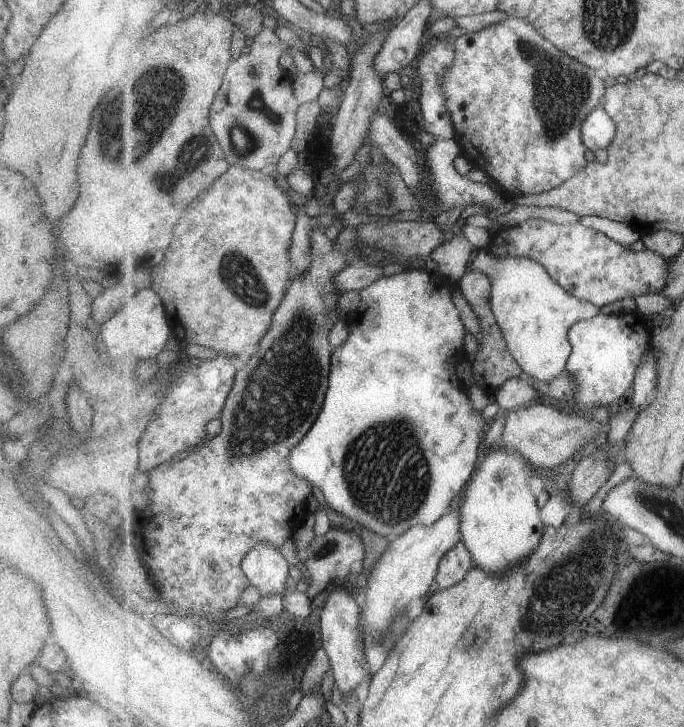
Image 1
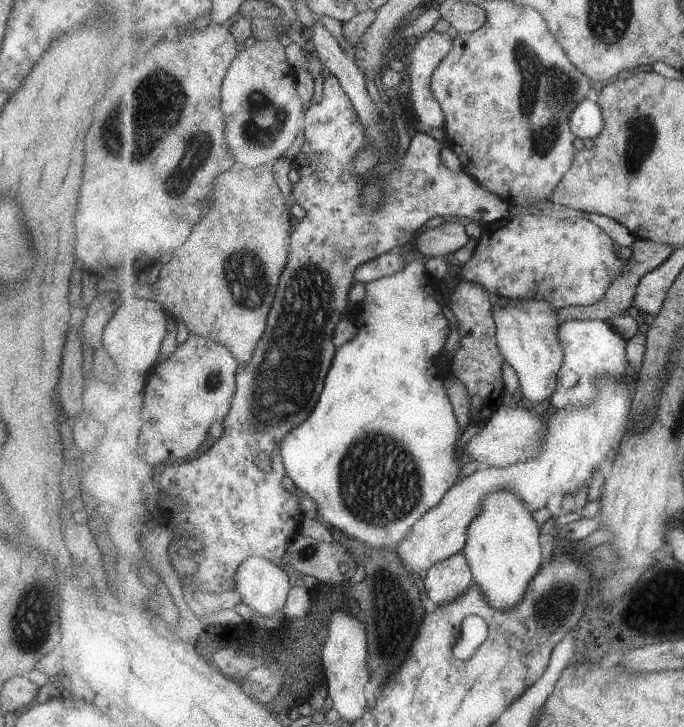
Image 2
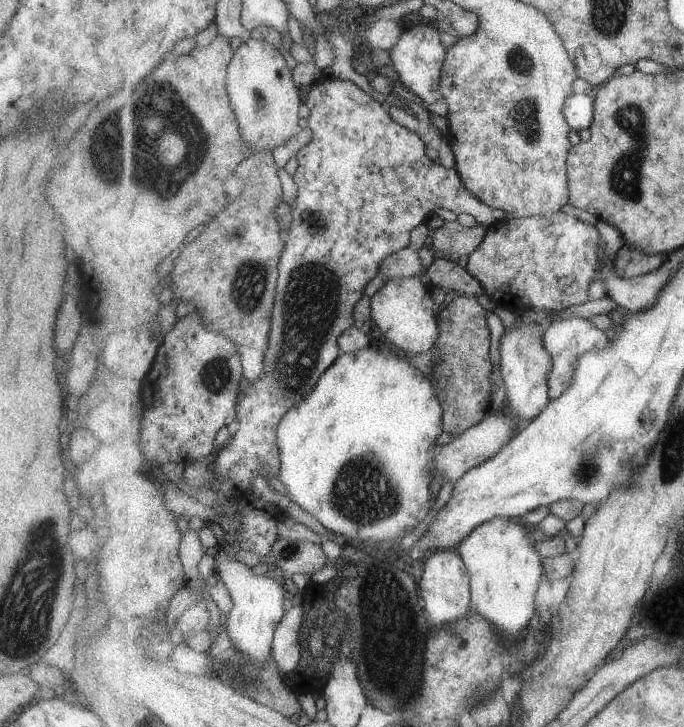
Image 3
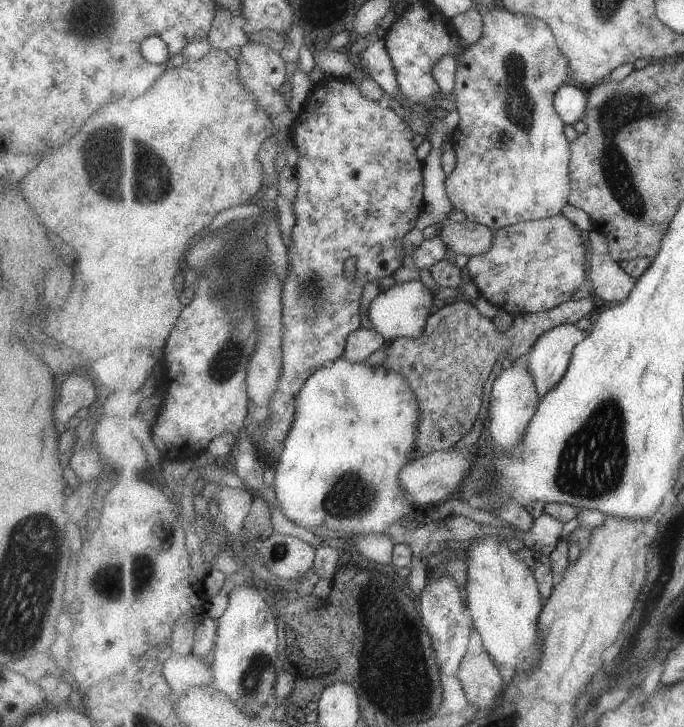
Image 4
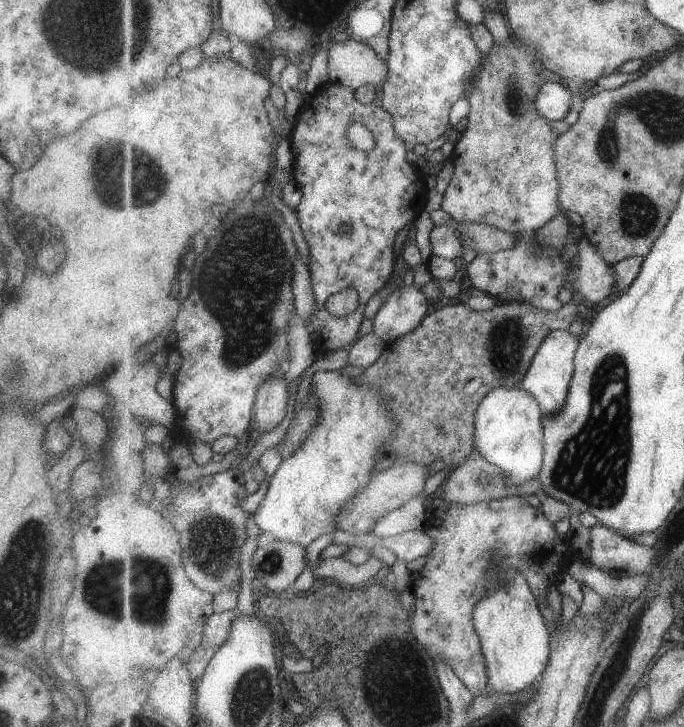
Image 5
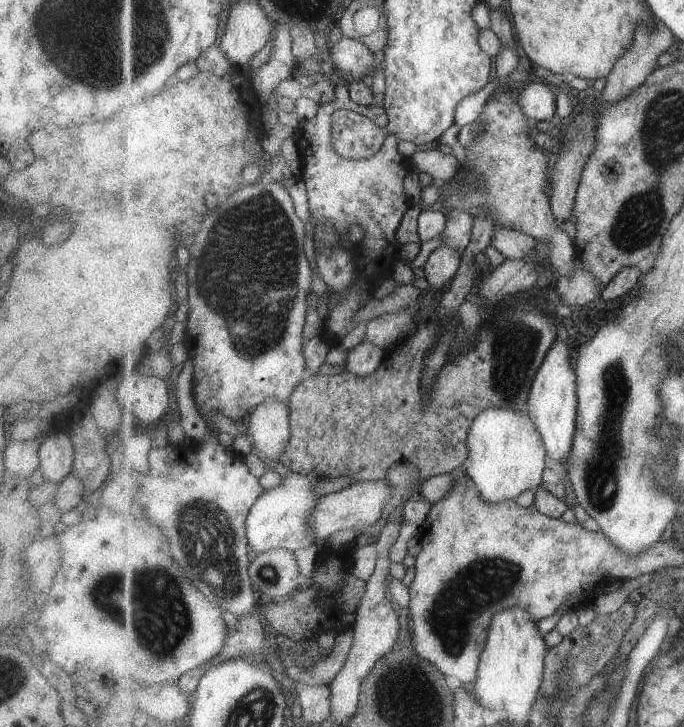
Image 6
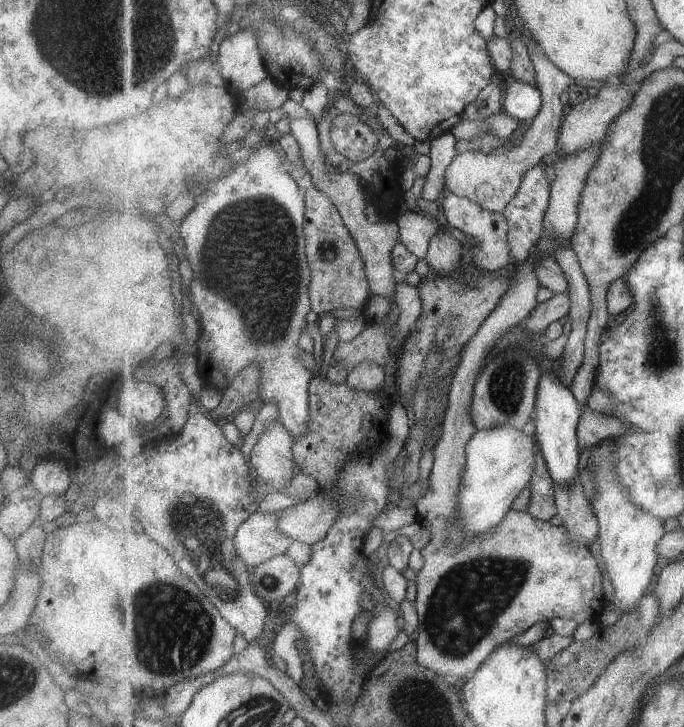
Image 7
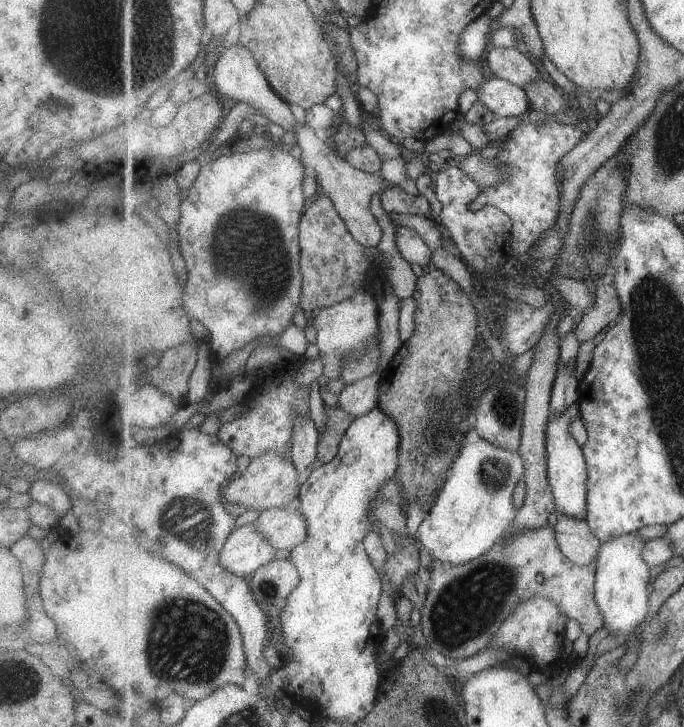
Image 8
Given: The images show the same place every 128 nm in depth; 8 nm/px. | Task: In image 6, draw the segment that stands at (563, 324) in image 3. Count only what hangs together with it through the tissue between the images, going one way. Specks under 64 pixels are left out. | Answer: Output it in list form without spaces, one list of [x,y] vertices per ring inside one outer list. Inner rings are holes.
[[[568,325],[559,328],[559,340],[555,340],[553,348],[547,352],[547,358],[543,360],[537,372],[526,404],[529,416],[533,418],[535,426],[543,436],[549,463],[554,467],[562,466],[563,462],[567,462],[571,456],[573,440],[577,432],[577,414],[579,414],[578,376],[570,362],[571,358],[574,358],[571,357],[567,344],[567,329]]]

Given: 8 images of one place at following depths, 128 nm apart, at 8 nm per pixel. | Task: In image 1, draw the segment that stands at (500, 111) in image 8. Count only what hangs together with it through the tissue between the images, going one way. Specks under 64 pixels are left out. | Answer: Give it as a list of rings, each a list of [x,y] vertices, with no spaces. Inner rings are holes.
[[[595,108],[583,122],[583,142],[591,151],[607,150],[617,136],[617,124],[603,108]]]

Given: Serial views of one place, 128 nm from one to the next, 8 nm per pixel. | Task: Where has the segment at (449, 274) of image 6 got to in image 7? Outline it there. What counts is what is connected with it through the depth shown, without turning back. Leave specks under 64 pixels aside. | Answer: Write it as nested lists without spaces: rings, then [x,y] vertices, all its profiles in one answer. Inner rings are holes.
[[[441,229],[431,240],[431,244],[426,256],[426,261],[430,271],[439,272],[439,274],[449,275],[449,272],[458,268],[463,263],[463,239],[451,236],[445,230]]]

